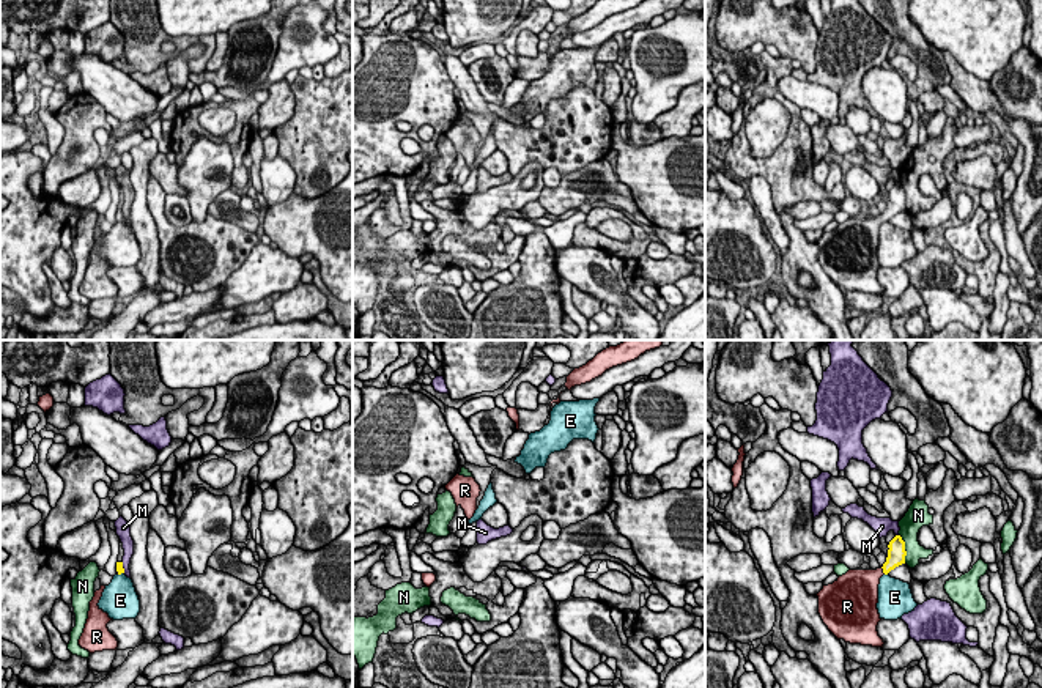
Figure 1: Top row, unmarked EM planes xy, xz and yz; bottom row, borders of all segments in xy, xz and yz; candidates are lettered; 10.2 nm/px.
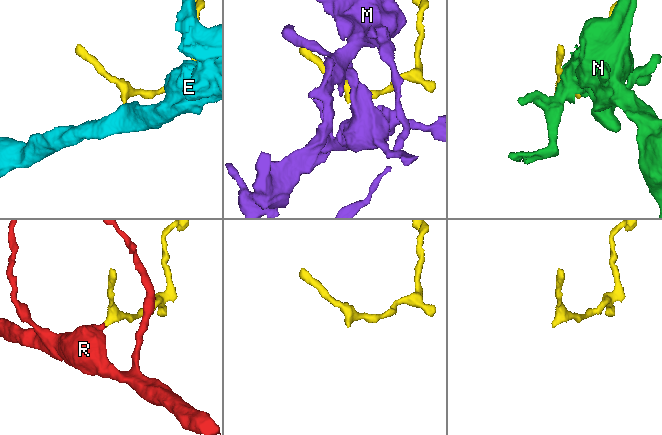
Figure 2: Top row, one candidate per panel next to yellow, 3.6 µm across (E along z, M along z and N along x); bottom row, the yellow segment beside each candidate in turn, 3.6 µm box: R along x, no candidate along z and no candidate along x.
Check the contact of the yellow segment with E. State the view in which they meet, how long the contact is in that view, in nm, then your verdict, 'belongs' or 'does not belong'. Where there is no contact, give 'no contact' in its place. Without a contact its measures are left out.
xy | 70 nm | does not belong

